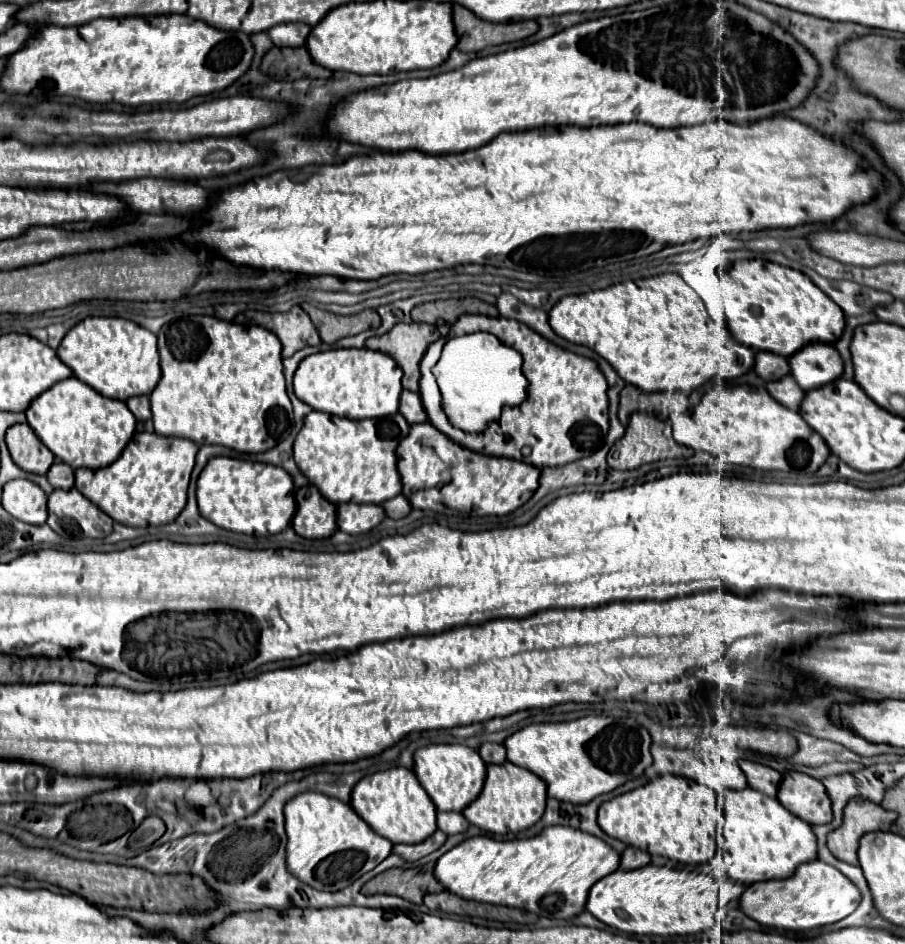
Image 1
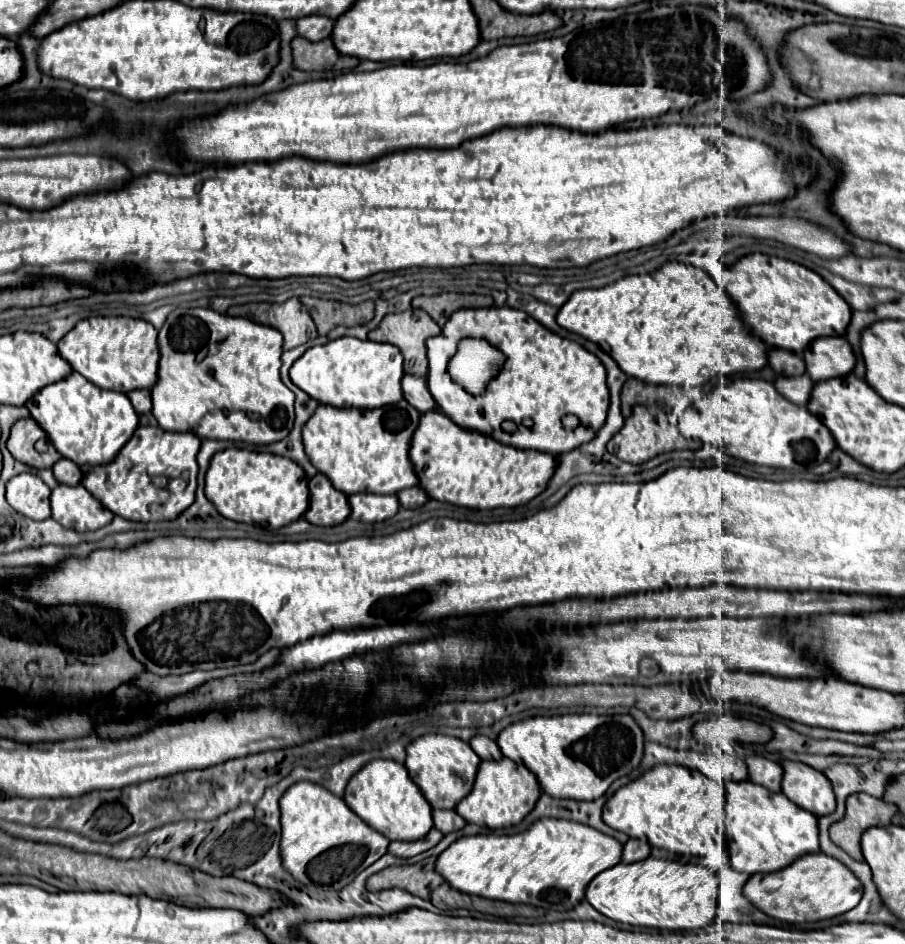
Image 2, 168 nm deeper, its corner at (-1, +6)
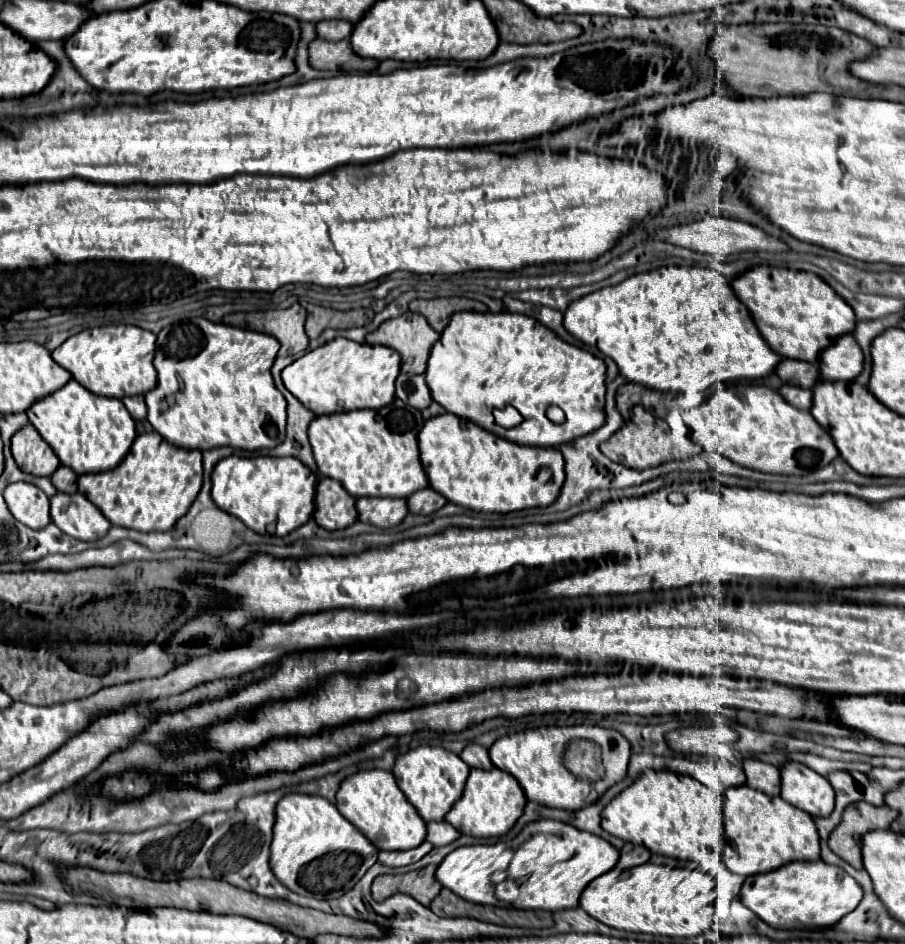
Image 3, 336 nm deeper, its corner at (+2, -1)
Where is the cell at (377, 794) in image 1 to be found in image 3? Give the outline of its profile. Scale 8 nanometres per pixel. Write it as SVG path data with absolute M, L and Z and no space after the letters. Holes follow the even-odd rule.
M361 770L345 778L337 792L337 808L379 850L409 850L419 846L427 836L425 820L421 820L415 806L405 798L387 770Z

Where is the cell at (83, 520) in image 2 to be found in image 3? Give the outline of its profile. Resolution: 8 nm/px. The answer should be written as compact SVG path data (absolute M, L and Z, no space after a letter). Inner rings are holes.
M57 492L51 498L51 520L57 528L77 540L103 538L111 528L111 522L101 514L101 510L79 492Z

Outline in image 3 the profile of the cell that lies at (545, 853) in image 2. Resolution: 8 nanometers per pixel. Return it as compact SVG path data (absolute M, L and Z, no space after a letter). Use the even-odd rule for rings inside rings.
M537 820L527 824L511 842L497 844L477 844L477 846L461 846L447 854L439 864L435 876L441 886L453 890L457 896L477 902L491 904L503 908L521 908L521 910L569 910L557 906L579 906L579 896L585 886L597 876L609 872L619 860L619 852L603 838L597 838L589 832L577 830L565 822L557 820Z

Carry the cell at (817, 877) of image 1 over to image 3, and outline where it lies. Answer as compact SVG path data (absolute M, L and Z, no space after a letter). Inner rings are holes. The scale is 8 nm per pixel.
M823 860L789 862L769 874L747 878L741 888L741 902L773 928L793 928L793 926L809 926L809 924L833 926L861 902L861 896L863 896L861 886L845 870L825 864Z

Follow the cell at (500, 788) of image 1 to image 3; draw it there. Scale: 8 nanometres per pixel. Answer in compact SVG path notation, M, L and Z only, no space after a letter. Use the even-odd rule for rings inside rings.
M473 768L467 778L463 796L459 798L459 802L455 802L453 810L449 810L445 820L451 826L455 826L461 834L469 834L469 836L477 836L477 838L503 836L519 820L525 804L527 804L525 792L521 790L519 782L509 772L503 772L499 768L493 768L493 770Z

